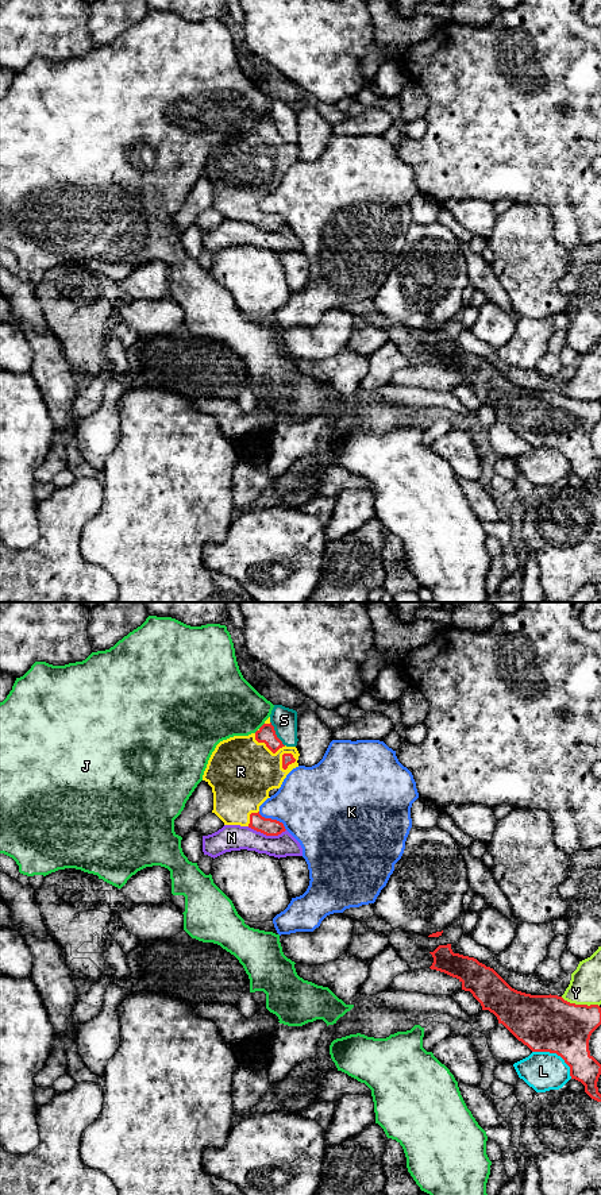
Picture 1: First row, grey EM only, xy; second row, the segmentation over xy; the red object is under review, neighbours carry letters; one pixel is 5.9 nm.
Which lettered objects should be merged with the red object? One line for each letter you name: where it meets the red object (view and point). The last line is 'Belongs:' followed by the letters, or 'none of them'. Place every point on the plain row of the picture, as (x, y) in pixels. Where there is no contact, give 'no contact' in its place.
R: meets red in xy at (293, 157)
Belongs: R

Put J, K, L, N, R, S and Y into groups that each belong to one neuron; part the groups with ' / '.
J / K / L / N / R / S / Y

